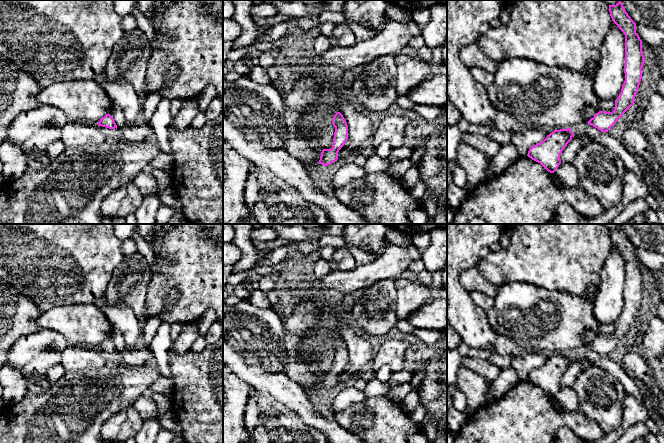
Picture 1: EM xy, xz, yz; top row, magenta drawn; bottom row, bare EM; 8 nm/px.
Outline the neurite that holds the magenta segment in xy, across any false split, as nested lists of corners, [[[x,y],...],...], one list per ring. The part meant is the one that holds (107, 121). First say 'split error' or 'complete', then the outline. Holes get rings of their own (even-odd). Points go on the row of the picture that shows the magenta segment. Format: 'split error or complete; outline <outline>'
complete; outline [[[106,114],[104,117],[102,117],[98,122],[98,126],[106,127],[109,129],[117,128],[115,121],[110,114]]]

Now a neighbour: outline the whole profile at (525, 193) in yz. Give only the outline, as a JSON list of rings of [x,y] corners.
[[[522,157],[515,160],[501,175],[486,179],[476,187],[475,191],[466,196],[455,211],[453,224],[466,224],[471,218],[484,218],[487,224],[548,224],[553,220],[557,206],[562,203],[571,205],[580,216],[597,217],[607,210],[599,200],[579,187],[561,187],[555,180],[554,174],[548,172],[540,163],[531,158]]]

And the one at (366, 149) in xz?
[[[349,139],[345,142],[344,147],[351,153],[351,155],[363,155],[367,158],[375,155],[375,146],[369,142],[357,145]]]

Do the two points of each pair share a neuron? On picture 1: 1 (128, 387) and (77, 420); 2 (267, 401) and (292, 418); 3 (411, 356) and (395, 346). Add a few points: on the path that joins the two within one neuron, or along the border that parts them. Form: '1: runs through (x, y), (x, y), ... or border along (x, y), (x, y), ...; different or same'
1: runs through (115, 390), (106, 391), (90, 407); same
2: runs through (273, 407), (286, 414); same
3: border along (411, 344), (404, 354), (404, 362), (401, 369); different

